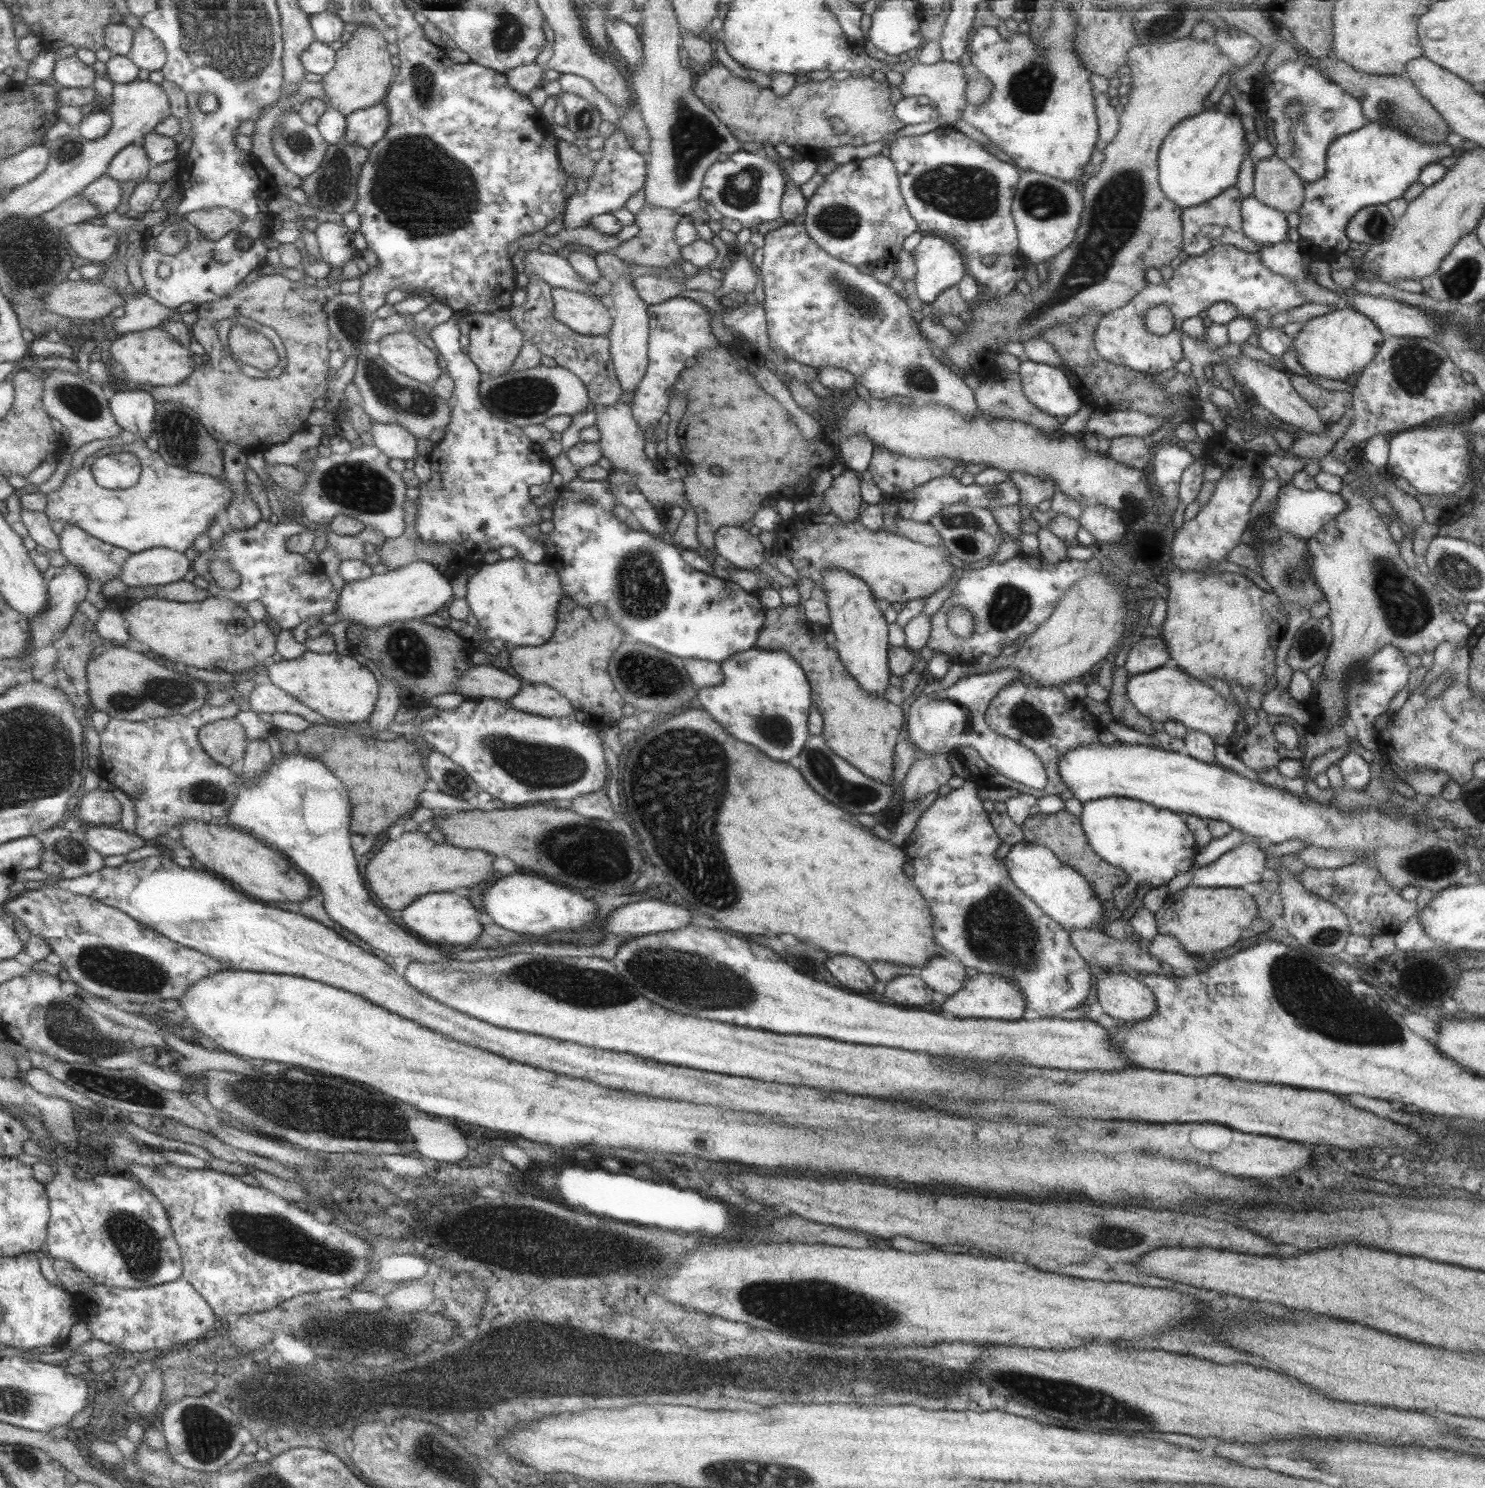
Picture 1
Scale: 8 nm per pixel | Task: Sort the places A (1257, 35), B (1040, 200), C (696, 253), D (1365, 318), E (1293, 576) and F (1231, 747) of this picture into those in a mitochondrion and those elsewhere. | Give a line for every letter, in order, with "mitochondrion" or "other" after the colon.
A: other
B: mitochondrion
C: other
D: other
E: mitochondrion
F: other

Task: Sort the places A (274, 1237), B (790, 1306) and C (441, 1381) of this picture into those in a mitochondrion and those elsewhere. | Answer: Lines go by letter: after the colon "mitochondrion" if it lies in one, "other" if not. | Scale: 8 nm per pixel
A: mitochondrion
B: mitochondrion
C: mitochondrion

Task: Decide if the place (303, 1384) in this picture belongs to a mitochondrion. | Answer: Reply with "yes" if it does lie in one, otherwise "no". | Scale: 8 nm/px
yes

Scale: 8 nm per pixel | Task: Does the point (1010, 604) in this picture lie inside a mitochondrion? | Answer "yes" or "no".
yes

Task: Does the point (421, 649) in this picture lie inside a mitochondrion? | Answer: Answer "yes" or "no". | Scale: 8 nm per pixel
yes

